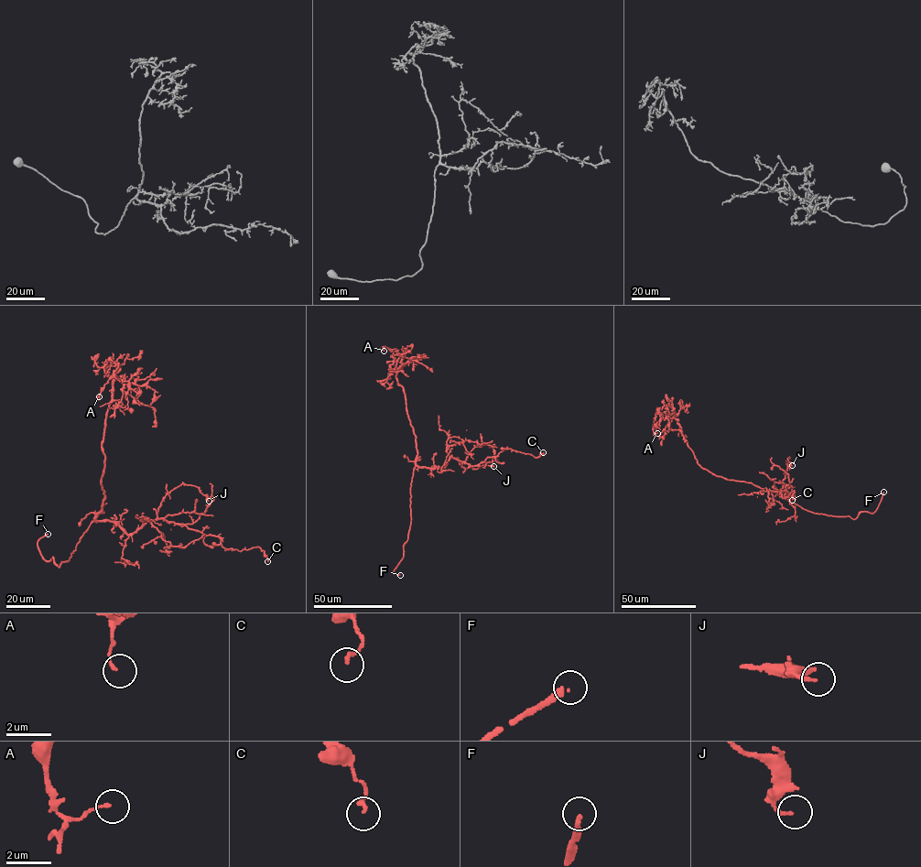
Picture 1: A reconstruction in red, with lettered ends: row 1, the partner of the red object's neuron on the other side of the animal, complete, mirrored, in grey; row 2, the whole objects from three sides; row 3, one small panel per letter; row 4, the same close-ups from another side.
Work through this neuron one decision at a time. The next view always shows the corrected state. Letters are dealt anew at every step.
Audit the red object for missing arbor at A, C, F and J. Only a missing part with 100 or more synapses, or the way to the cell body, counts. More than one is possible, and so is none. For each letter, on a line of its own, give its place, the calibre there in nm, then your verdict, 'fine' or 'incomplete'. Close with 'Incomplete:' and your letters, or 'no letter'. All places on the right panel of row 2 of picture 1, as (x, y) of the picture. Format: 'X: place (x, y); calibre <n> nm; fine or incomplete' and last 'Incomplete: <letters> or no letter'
A: place (657, 433); calibre 110 nm; fine
C: place (792, 500); calibre 150 nm; fine
F: place (883, 492); calibre 220 nm; incomplete
J: place (792, 465); calibre 150 nm; fine
Incomplete: F

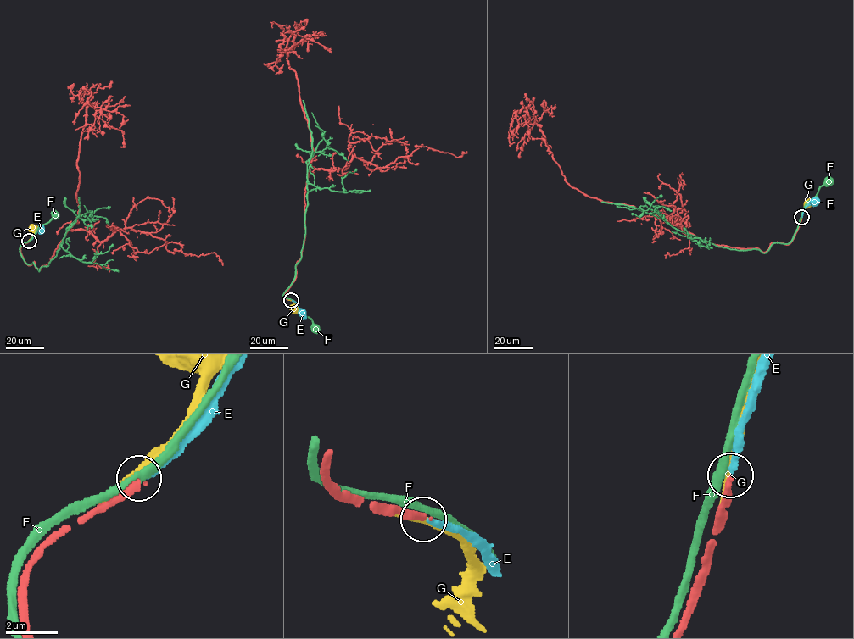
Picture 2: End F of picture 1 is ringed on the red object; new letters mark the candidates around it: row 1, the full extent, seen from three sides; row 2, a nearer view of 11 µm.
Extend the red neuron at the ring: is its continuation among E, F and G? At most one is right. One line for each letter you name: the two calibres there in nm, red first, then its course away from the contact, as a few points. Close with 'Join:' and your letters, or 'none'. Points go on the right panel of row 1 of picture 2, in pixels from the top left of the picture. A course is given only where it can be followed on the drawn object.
E: Thickness 240 nm (red) against 240 nm. Its course: (801, 217), (804, 208), (813, 204), (814, 201)
Join: E

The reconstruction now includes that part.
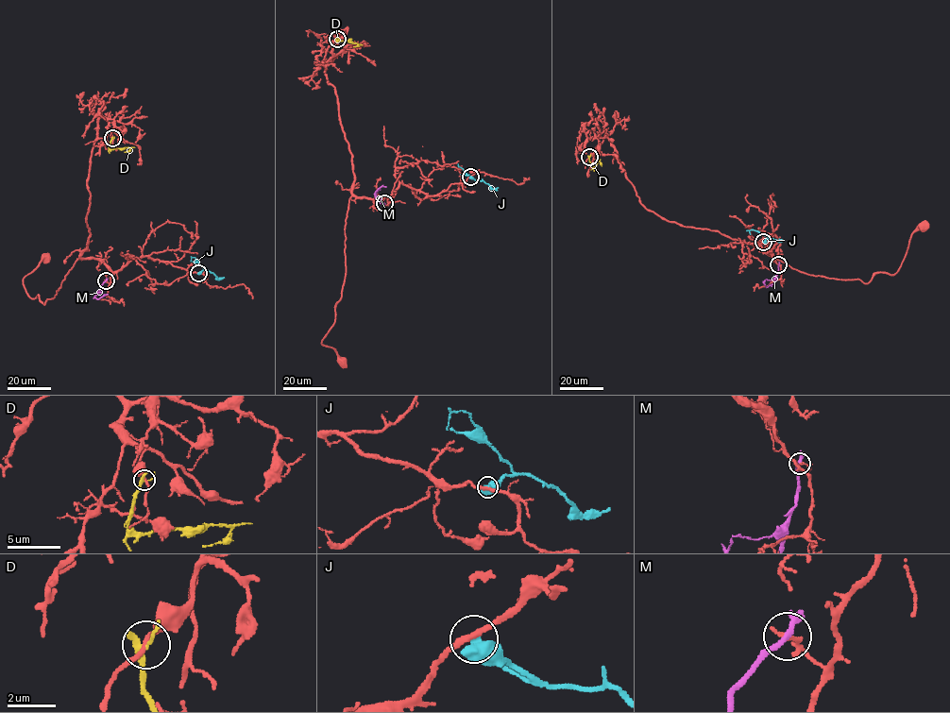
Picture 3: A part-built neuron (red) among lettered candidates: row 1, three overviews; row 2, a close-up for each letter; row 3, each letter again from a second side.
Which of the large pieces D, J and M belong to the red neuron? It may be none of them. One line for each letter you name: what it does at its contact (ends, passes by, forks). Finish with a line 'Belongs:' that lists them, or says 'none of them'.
Belongs: none of them

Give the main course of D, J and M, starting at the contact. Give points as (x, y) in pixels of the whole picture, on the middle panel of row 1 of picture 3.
D: (337, 39), (358, 44), (353, 46)
J: (470, 177), (458, 166)
M: (384, 203), (375, 197), (375, 192), (381, 186), (386, 186)

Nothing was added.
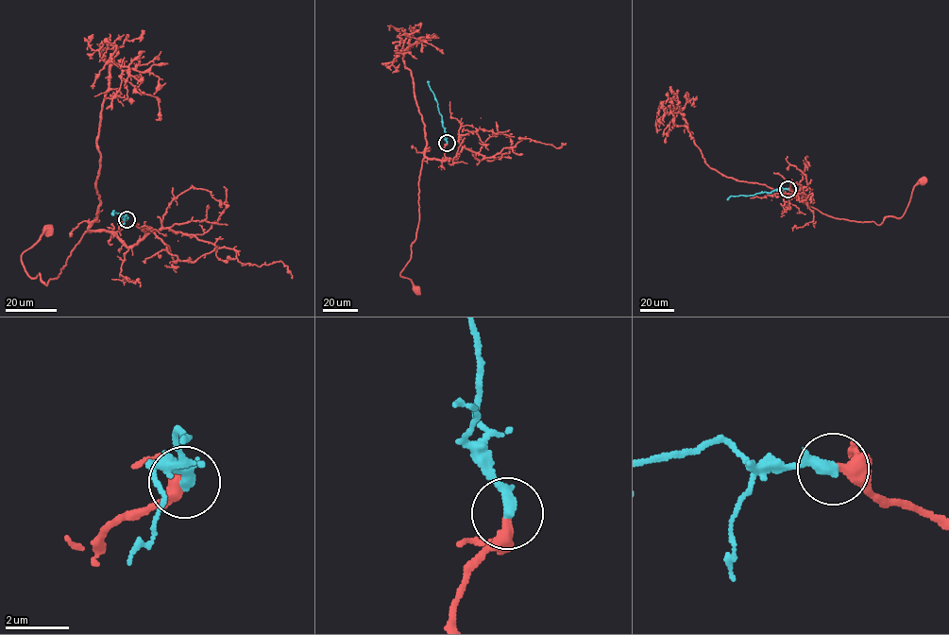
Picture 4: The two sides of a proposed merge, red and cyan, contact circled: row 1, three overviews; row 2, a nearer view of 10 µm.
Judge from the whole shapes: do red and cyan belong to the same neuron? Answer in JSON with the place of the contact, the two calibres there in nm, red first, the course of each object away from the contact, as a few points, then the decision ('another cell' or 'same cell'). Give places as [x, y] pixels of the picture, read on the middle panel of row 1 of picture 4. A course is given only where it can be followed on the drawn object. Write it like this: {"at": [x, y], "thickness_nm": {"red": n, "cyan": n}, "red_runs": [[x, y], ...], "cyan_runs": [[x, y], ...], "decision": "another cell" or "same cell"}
{"at": [447, 143], "thickness_nm": {"red": 280, "cyan": 360}, "red_runs": [[447, 143], [443, 160], [422, 161], [416, 238], [411, 257], [400, 274], [417, 289]], "cyan_runs": [[447, 143], [442, 115], [428, 81]], "decision": "same cell"}

